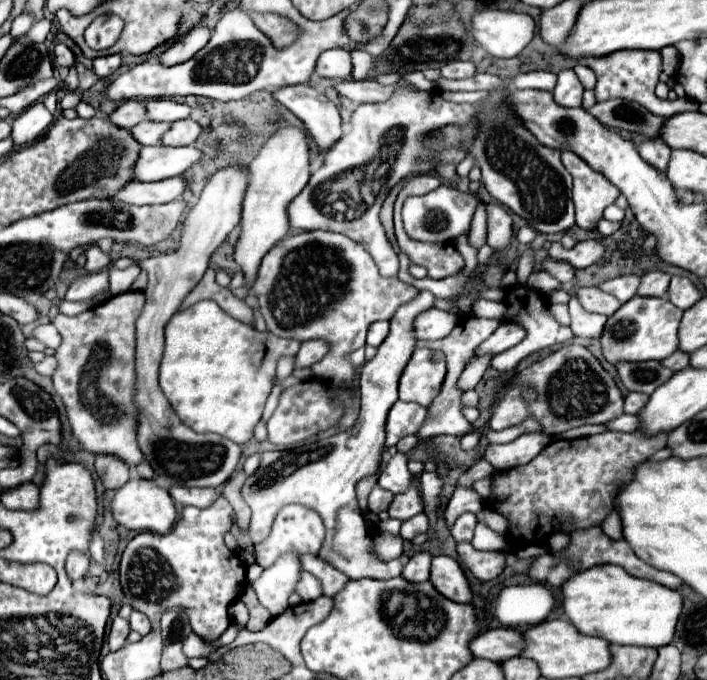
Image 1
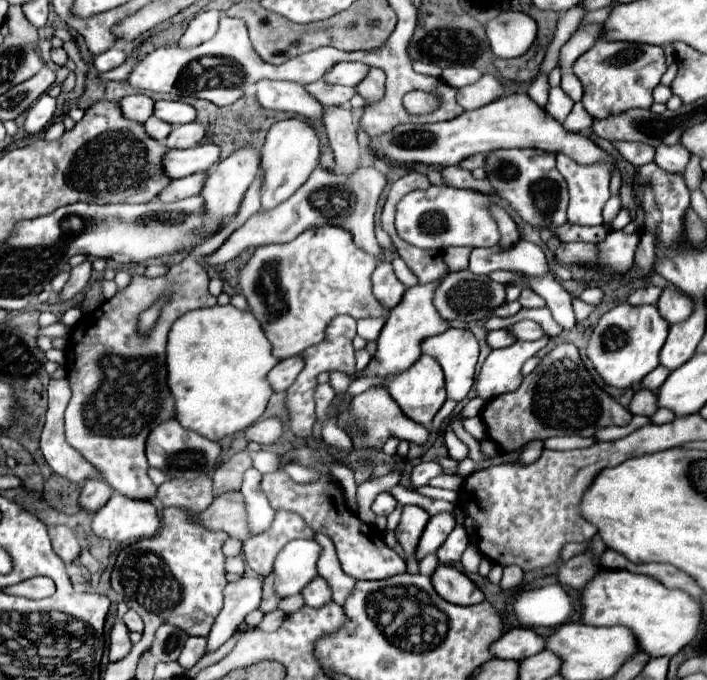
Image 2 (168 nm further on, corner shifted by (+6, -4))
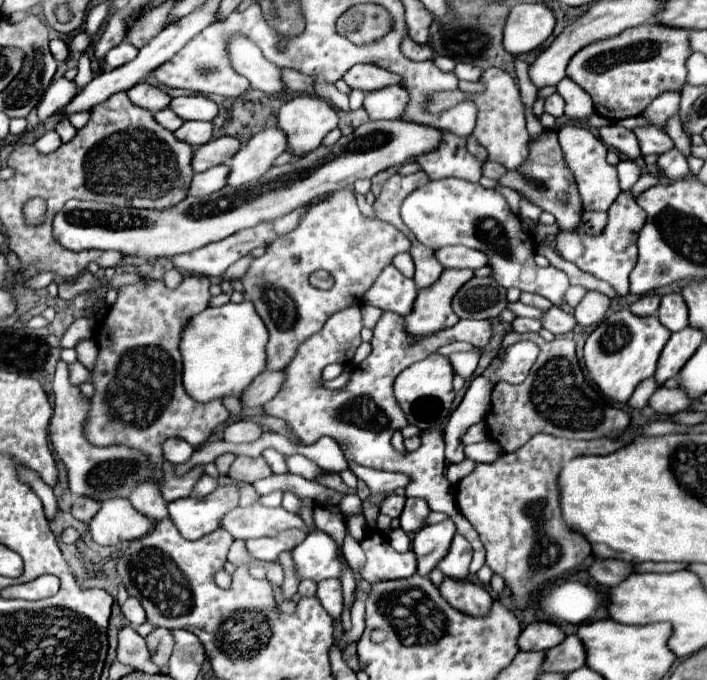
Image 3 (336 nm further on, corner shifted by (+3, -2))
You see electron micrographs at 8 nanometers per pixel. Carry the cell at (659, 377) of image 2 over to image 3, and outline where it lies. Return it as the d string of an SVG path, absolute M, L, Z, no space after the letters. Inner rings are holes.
M653 376L647 378L647 380L643 380L643 382L635 388L633 396L629 398L629 406L633 406L633 408L643 408L643 406L647 406L647 400L649 400L649 396L651 396L655 390L657 390L657 382L655 382Z

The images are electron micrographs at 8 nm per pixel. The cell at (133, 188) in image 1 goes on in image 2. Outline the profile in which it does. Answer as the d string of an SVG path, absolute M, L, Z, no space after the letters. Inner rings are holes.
M198 172L198 174L186 176L186 178L172 180L172 186L168 186L168 190L164 190L164 194L158 196L158 200L176 202L176 200L184 200L184 198L196 196L196 194L200 194L200 190L204 186L204 180L206 180L206 174L204 172Z

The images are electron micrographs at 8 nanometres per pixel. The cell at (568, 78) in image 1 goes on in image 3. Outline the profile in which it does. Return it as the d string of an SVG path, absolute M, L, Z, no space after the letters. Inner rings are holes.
M553 94L553 96L545 98L545 112L549 112L555 118L563 116L563 112L565 112L565 100L559 94Z

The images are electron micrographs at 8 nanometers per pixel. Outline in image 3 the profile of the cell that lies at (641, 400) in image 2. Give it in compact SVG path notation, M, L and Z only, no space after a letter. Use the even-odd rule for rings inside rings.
M659 386L649 400L649 406L657 414L675 414L679 410L687 410L689 404L691 400L687 400L681 388L663 388L663 386Z

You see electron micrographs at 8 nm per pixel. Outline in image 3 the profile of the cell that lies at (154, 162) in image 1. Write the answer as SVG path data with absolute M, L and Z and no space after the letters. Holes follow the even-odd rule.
M221 136L217 140L209 140L203 146L195 146L195 156L191 160L193 172L205 172L213 166L225 164L237 150L241 142L233 136Z

